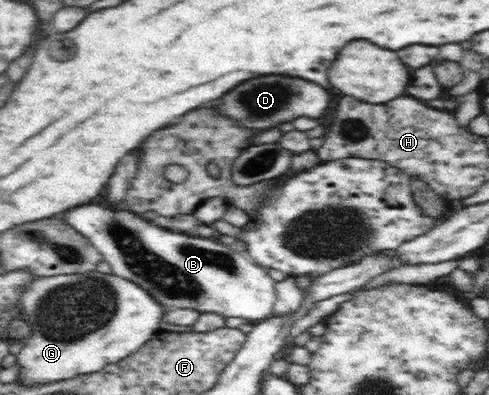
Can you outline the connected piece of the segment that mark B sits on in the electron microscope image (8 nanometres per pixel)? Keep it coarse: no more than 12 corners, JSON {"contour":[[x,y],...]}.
{"contour":[[84,204],[63,214],[162,306],[273,314],[246,251]]}

